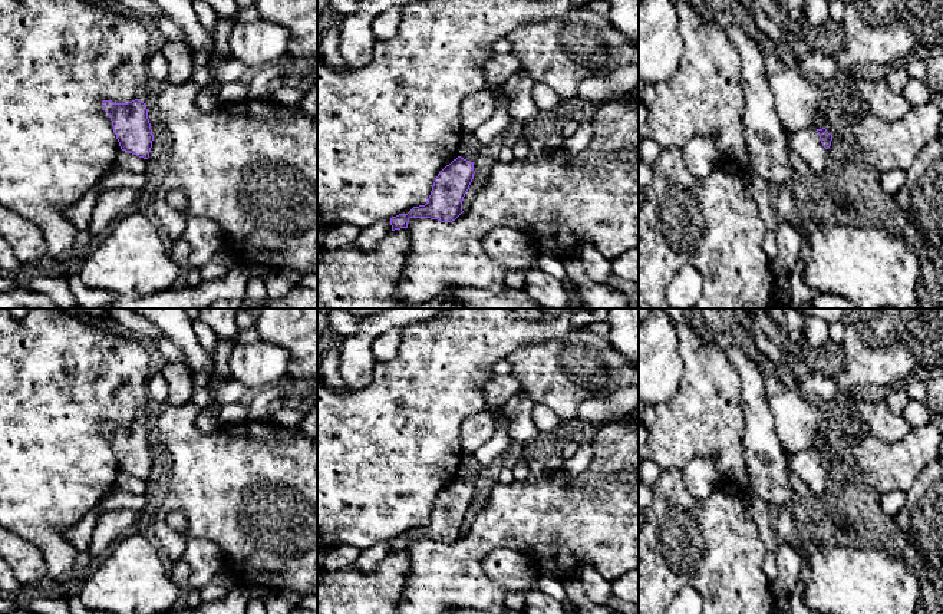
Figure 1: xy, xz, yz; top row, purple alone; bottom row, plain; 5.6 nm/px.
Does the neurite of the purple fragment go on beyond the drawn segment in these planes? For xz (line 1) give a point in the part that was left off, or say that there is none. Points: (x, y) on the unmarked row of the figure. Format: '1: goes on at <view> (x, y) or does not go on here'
1: does not go on here

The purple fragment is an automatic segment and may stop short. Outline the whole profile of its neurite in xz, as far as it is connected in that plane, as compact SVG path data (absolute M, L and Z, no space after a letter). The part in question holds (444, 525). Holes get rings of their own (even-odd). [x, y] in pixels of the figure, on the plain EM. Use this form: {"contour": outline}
{"contour": "M461 478L446 486L435 499L425 526L413 528L408 535L390 539L392 552L408 549L410 539L431 539L441 544L455 542L462 532L462 522L474 501L474 483Z"}

